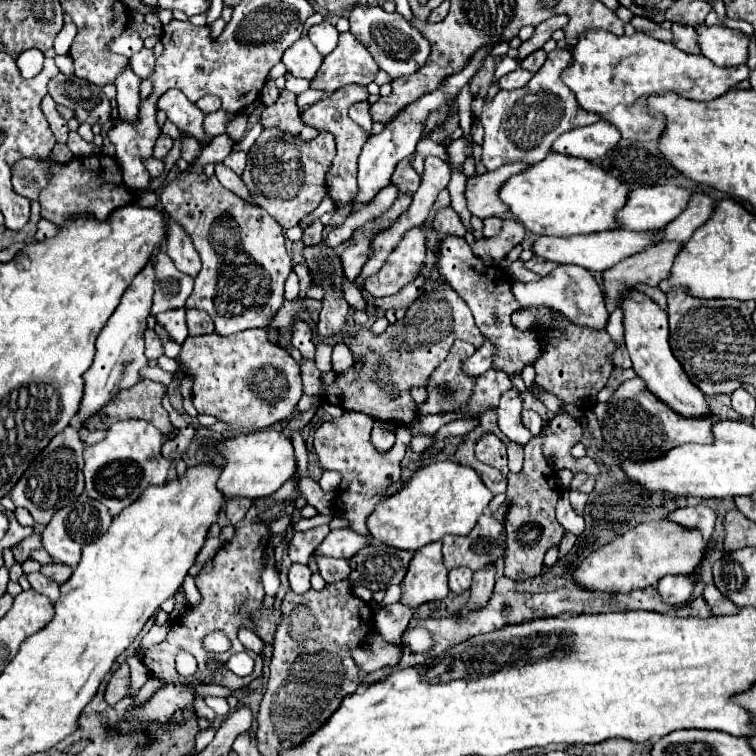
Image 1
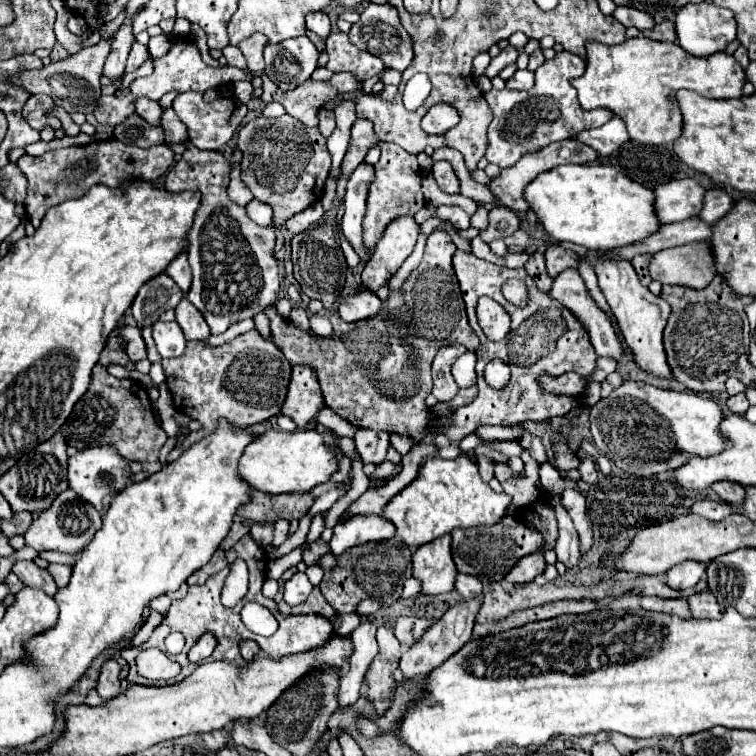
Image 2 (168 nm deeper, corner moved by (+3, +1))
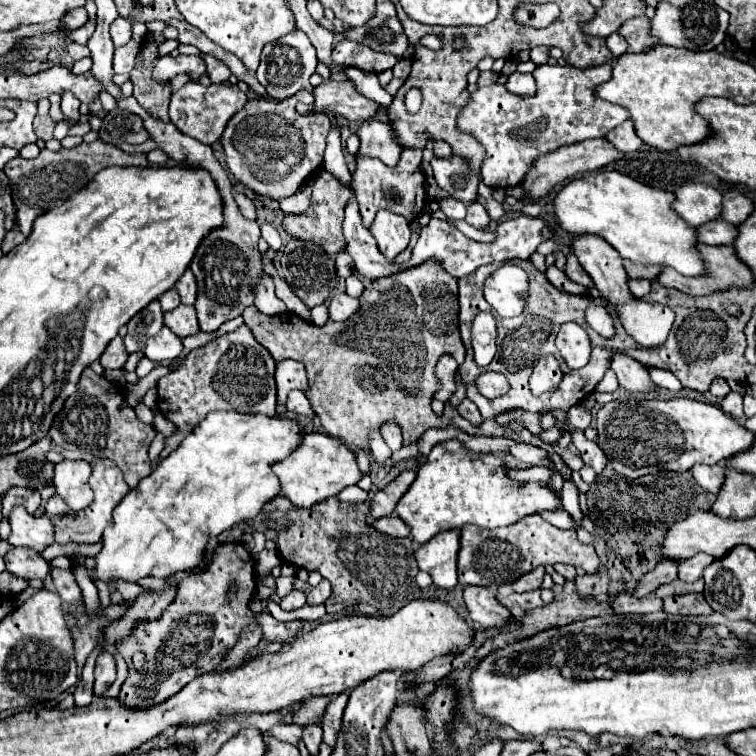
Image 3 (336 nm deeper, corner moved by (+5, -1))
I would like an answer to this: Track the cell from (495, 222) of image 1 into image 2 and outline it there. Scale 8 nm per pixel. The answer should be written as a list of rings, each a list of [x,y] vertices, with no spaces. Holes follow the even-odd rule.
[[[478,204],[476,214],[470,216],[470,224],[472,224],[474,228],[478,228],[478,230],[484,230],[484,228],[488,226],[488,210],[486,210],[482,204]]]

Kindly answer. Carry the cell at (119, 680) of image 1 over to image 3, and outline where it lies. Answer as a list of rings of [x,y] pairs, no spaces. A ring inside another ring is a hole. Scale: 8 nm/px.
[[[102,654],[98,660],[96,660],[96,670],[94,670],[94,676],[96,676],[96,682],[94,682],[94,696],[102,696],[110,684],[116,680],[116,662],[114,662],[114,656],[112,654]]]

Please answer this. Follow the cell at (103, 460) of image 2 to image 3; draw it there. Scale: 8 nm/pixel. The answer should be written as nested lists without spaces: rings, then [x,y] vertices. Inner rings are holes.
[[[64,460],[56,464],[56,494],[60,494],[68,506],[74,506],[74,510],[84,510],[94,502],[94,492],[88,486],[90,472],[92,466],[86,460]]]

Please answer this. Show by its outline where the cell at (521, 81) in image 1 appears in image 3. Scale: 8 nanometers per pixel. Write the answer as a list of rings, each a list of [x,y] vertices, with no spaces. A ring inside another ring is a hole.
[[[512,72],[508,76],[506,88],[518,96],[532,96],[536,92],[536,84],[534,84],[532,74],[520,74],[520,72]]]

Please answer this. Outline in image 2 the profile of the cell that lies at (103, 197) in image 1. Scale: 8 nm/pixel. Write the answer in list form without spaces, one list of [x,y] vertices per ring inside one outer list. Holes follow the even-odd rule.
[[[112,138],[112,140],[104,140],[104,142],[90,142],[86,146],[72,146],[72,148],[68,148],[66,156],[64,156],[64,148],[50,150],[38,158],[24,154],[16,162],[20,172],[28,180],[28,196],[26,196],[24,206],[26,206],[26,216],[34,228],[40,226],[48,208],[52,208],[64,200],[72,200],[72,198],[86,194],[88,188],[94,184],[106,184],[110,188],[116,188],[120,182],[134,180],[134,178],[144,178],[148,182],[156,182],[172,166],[174,154],[166,144],[142,150],[136,146],[128,148],[128,146],[122,146],[116,142],[118,140]]]

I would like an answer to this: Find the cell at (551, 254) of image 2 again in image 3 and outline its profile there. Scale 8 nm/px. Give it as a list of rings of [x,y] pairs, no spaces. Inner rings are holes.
[[[570,250],[570,254],[566,256],[564,274],[566,274],[572,282],[576,282],[576,284],[582,284],[582,286],[592,288],[592,282],[590,282],[590,278],[588,278],[588,274],[586,274],[584,268],[580,266],[580,262],[578,262],[578,258],[576,258],[576,254],[574,254],[572,250]]]

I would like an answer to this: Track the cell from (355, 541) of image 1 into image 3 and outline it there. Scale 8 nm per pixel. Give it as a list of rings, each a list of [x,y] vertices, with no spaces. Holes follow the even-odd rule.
[[[394,514],[390,516],[384,516],[384,518],[378,518],[372,522],[372,528],[382,532],[382,534],[388,534],[388,536],[398,536],[398,538],[406,538],[408,536],[408,526]]]

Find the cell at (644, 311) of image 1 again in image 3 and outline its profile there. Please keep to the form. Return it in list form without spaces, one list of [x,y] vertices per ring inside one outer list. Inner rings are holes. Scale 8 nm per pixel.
[[[574,238],[572,250],[578,256],[582,268],[588,272],[588,276],[594,282],[594,288],[600,292],[600,298],[608,302],[608,306],[616,308],[618,318],[626,330],[628,336],[632,336],[640,346],[658,346],[666,340],[672,322],[674,322],[674,312],[664,306],[664,304],[652,304],[642,298],[636,298],[630,288],[628,288],[628,274],[622,266],[620,254],[608,246],[602,238]]]

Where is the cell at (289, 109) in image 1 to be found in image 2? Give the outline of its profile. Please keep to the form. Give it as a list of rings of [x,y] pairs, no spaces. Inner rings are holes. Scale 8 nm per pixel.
[[[262,74],[260,78],[262,78],[262,90],[264,90],[262,100],[266,104],[280,102],[290,116],[294,116],[308,128],[318,126],[318,110],[320,108],[340,100],[340,92],[336,92],[336,88],[332,88],[330,82],[306,80],[298,88],[284,92],[284,90],[278,90],[274,84],[270,84],[268,76]]]

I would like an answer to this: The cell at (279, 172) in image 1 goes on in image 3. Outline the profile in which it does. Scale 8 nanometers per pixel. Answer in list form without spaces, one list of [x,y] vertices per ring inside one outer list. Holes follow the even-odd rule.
[[[294,96],[288,98],[288,102],[260,98],[246,102],[244,110],[240,110],[240,114],[228,122],[228,130],[224,130],[220,142],[226,152],[228,170],[240,184],[254,190],[258,196],[282,200],[292,196],[300,186],[320,172],[328,132],[328,116],[300,116],[294,110]]]

